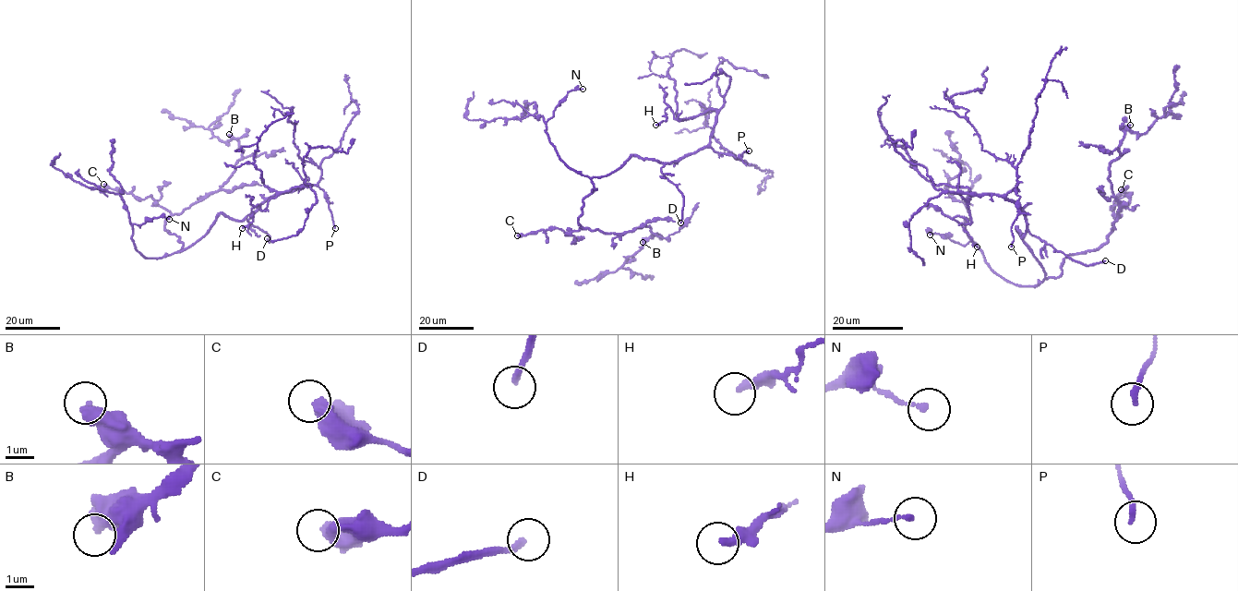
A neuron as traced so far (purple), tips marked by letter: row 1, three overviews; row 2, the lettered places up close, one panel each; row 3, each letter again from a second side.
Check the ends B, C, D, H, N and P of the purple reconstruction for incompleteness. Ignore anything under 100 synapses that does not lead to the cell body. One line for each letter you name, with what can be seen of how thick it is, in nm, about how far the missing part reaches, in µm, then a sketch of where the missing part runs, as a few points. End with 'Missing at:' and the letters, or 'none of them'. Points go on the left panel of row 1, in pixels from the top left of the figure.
D: Thickness 220 nm. Missing length about 40 µm. Course of what is missing: (267, 238), (262, 232), (265, 205), (282, 196), (284, 186)
Missing at: D

